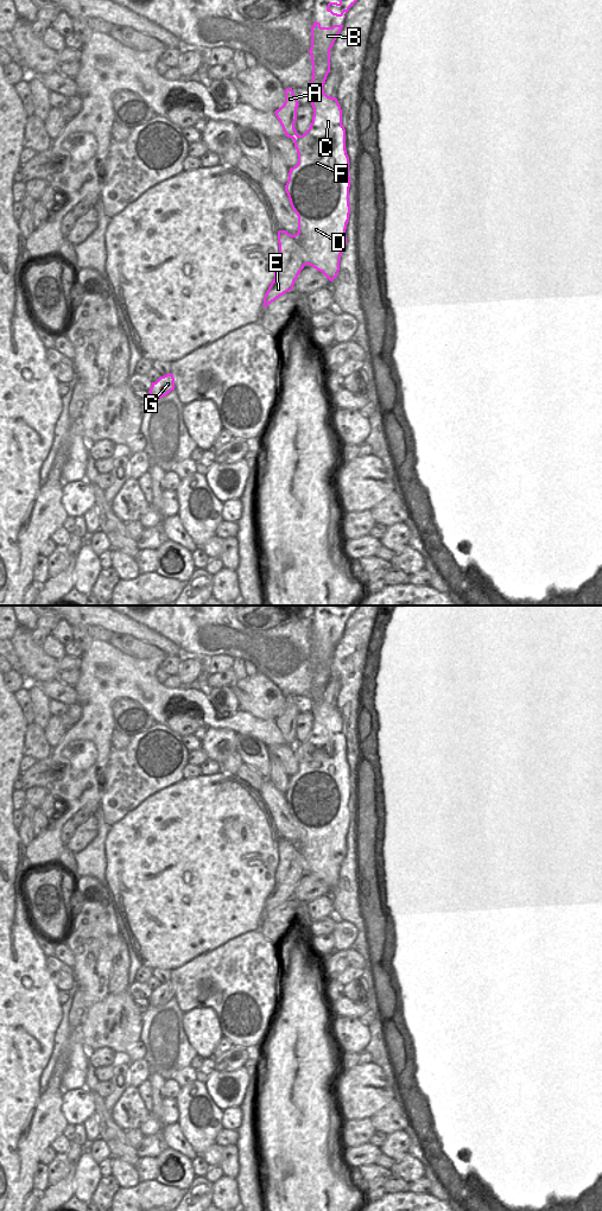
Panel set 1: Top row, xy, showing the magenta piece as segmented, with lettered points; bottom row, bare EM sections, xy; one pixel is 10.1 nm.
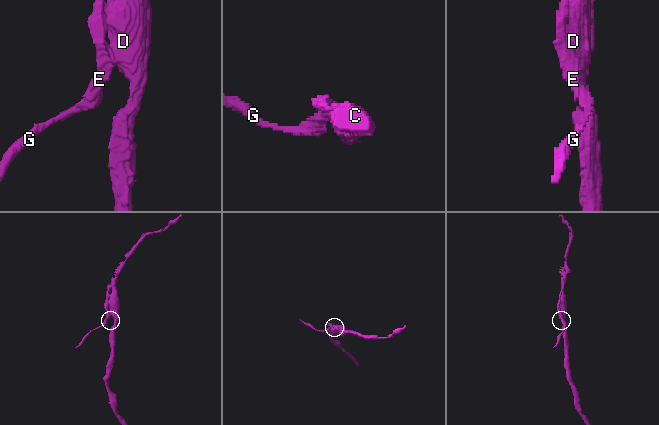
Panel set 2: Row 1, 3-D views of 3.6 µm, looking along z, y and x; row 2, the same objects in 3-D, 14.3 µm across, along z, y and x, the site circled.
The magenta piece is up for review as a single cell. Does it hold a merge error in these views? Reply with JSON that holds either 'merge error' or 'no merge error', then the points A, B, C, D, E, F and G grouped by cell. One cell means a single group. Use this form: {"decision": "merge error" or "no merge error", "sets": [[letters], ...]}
{"decision": "merge error", "sets": [["A", "E", "G"], ["B", "C", "D", "F"]]}

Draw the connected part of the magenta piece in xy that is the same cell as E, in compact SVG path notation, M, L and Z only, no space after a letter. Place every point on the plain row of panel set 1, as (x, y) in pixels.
M279 838L278 851L279 863L274 875L274 887L264 905L264 917L293 896L294 888L306 873L306 864L293 843Z

